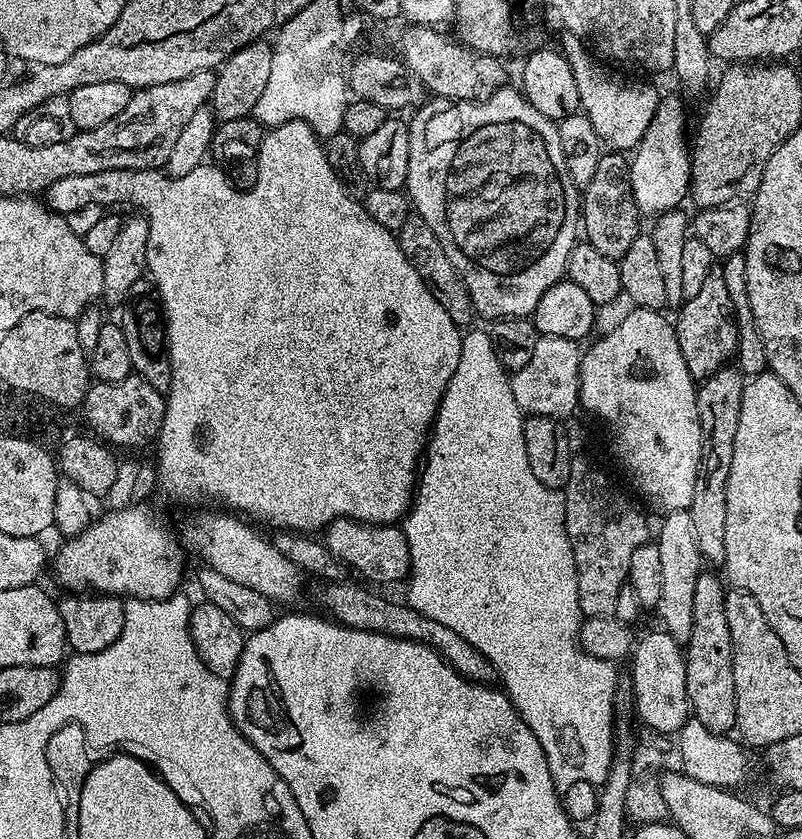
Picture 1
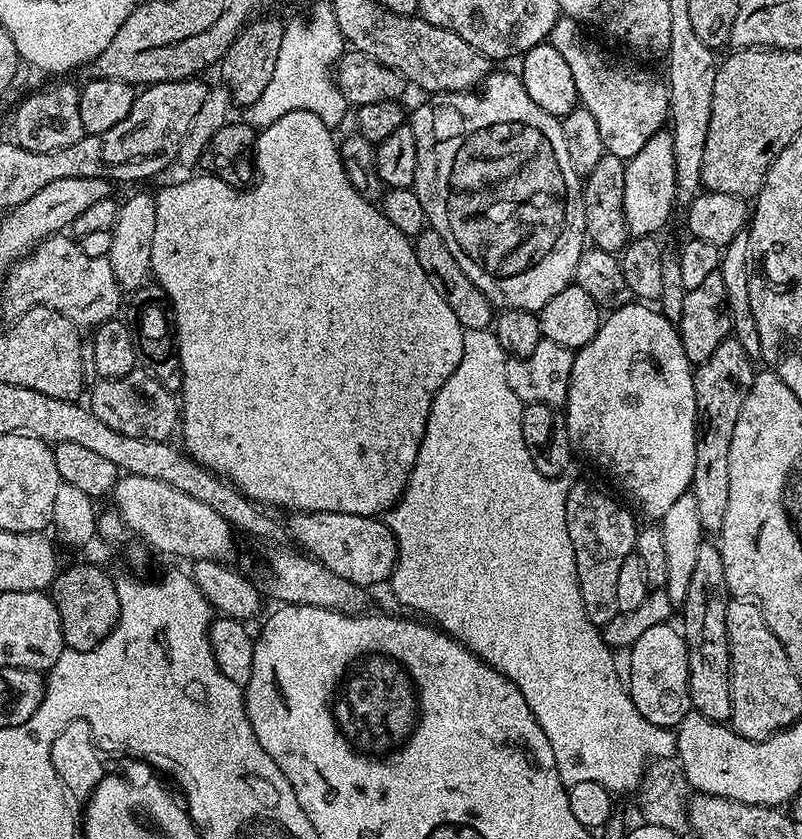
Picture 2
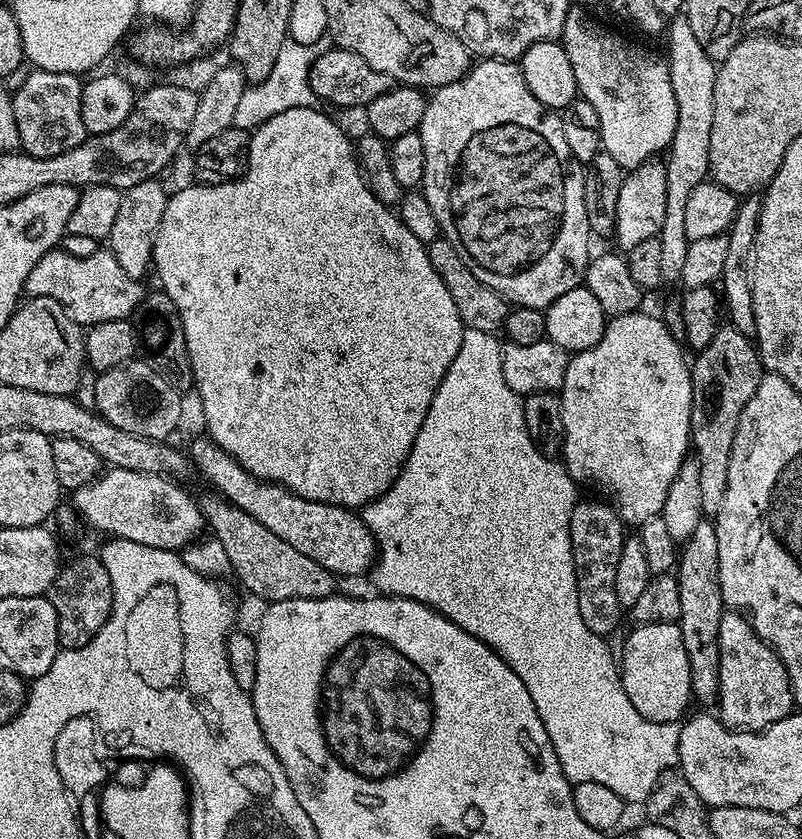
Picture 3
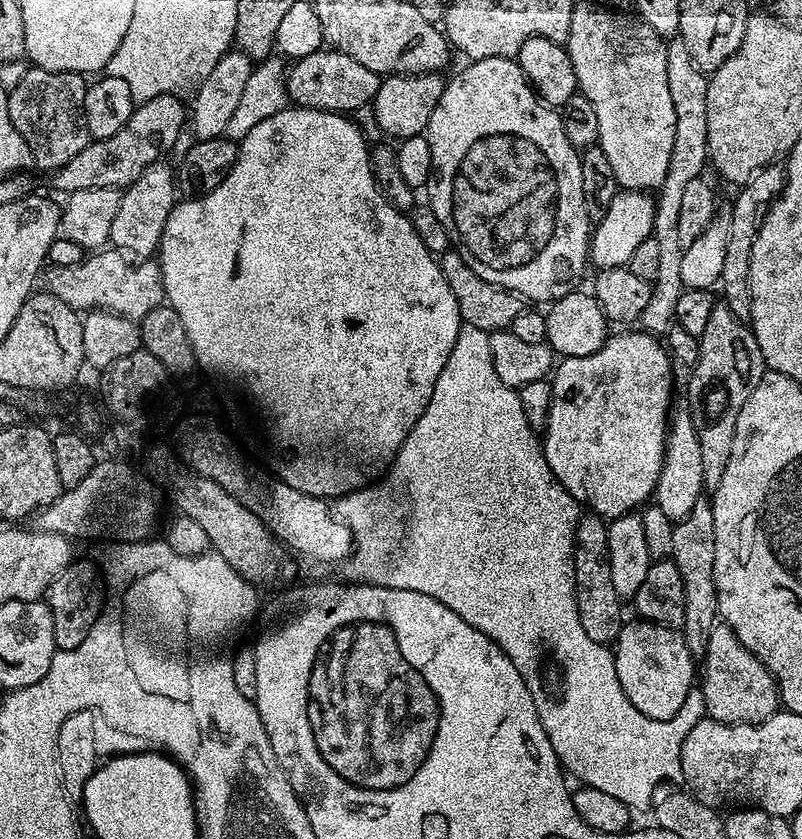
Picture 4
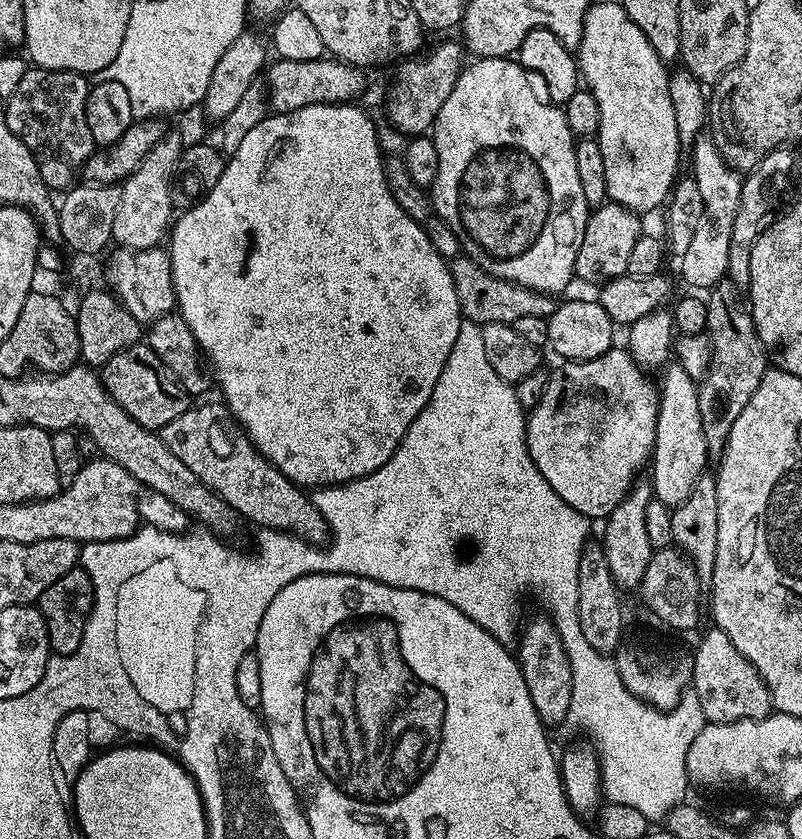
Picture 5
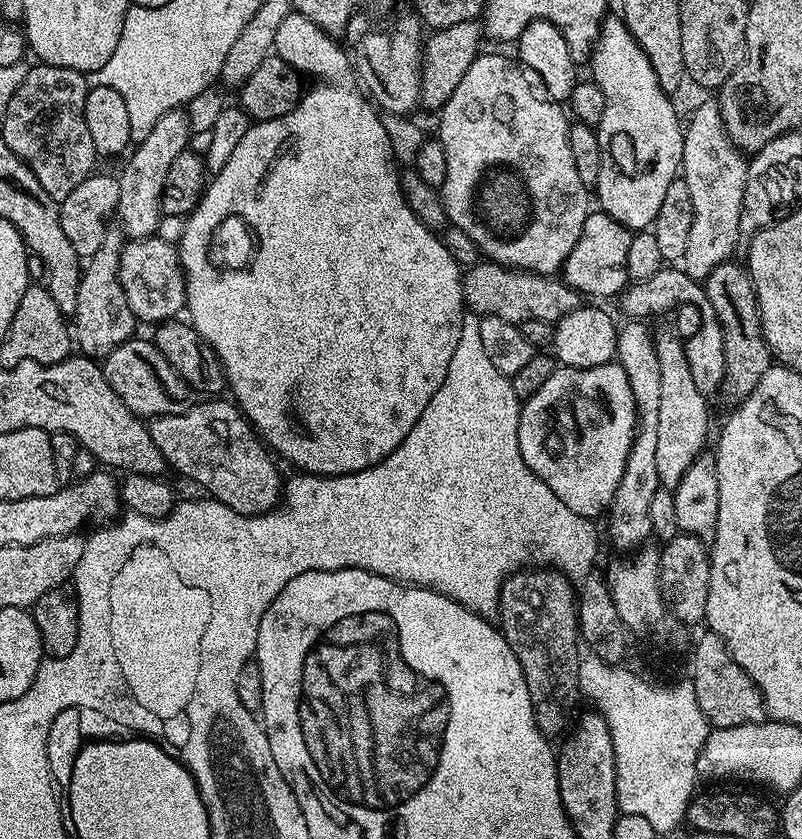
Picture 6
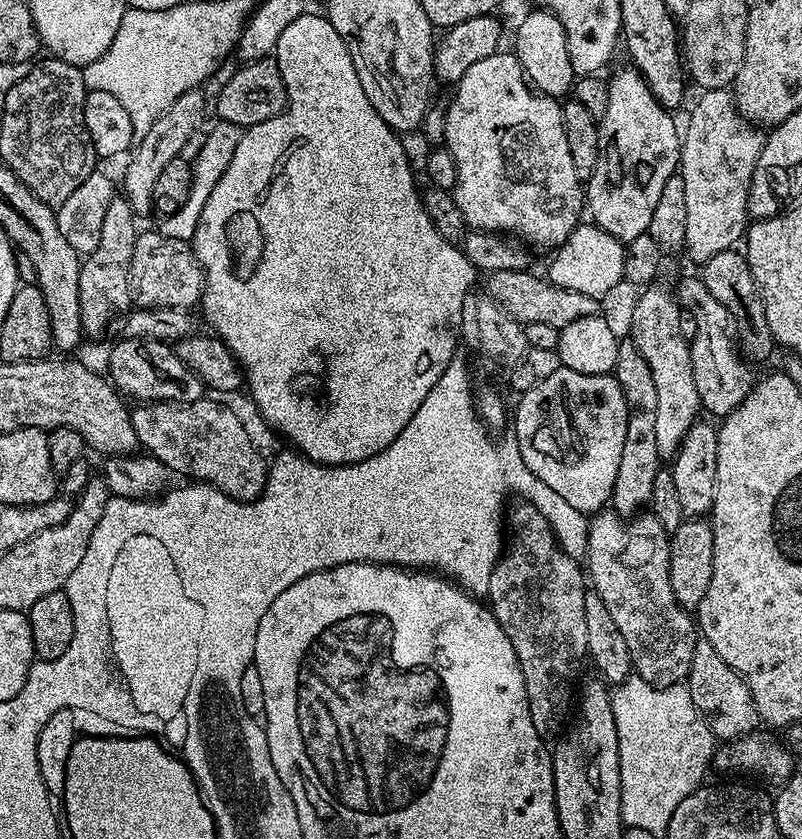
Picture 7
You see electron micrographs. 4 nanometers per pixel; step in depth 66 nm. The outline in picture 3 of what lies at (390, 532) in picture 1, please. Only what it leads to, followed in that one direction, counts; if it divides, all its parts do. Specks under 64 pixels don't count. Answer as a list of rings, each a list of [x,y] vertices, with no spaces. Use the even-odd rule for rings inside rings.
[[[201,434],[193,442],[190,455],[195,471],[199,475],[201,472],[225,500],[258,518],[258,522],[262,522],[270,534],[278,534],[282,542],[290,542],[294,550],[306,554],[306,558],[314,558],[318,566],[326,566],[333,576],[360,576],[371,569],[376,559],[376,539],[355,511],[339,508],[336,504],[307,500],[280,484],[251,476],[233,456],[226,454],[226,450],[222,450],[222,446],[215,444],[207,435]]]

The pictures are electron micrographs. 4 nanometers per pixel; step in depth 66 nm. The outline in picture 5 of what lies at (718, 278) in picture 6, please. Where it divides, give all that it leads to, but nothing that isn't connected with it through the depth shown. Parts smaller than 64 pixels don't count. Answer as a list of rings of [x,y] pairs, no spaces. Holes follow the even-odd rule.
[[[728,282],[717,284],[706,296],[706,336],[712,339],[712,357],[707,357],[708,369],[698,384],[698,411],[702,418],[702,434],[706,434],[706,450],[712,458],[724,455],[734,421],[742,414],[754,390],[758,390],[762,374],[770,367],[770,357],[758,338],[751,311],[743,303],[740,305],[739,300],[742,300],[741,293]]]

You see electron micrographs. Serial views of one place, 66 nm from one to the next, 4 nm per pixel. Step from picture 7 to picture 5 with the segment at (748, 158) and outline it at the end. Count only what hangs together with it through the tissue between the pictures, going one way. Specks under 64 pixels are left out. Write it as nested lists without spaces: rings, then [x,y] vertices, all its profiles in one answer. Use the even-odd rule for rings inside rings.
[[[701,138],[692,145],[692,168],[690,175],[698,182],[698,190],[702,190],[702,222],[698,222],[698,230],[694,230],[694,239],[681,261],[681,278],[689,284],[689,289],[711,290],[728,275],[730,262],[730,233],[734,227],[734,217],[738,214],[738,198],[742,198],[742,176],[735,168],[731,168],[722,158],[718,146],[710,138]]]

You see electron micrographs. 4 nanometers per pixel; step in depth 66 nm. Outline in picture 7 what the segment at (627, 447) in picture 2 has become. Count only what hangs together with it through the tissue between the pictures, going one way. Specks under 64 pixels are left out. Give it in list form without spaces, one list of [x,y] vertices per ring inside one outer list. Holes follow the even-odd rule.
[[[561,367],[550,378],[538,382],[529,392],[519,397],[520,405],[514,408],[514,438],[520,447],[526,466],[554,494],[570,502],[574,510],[595,514],[611,501],[614,478],[618,478],[618,462],[622,459],[622,442],[626,438],[626,398],[615,375],[578,374],[578,370]]]

